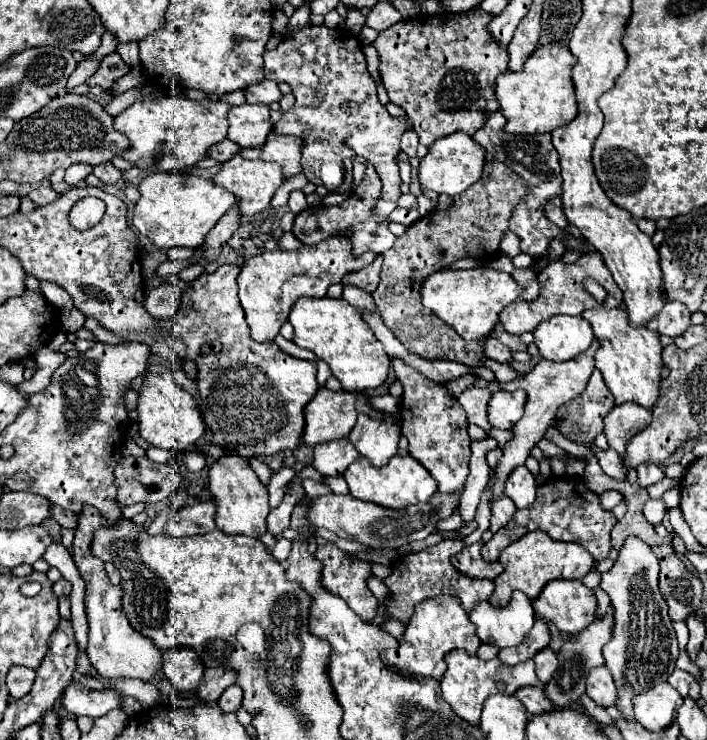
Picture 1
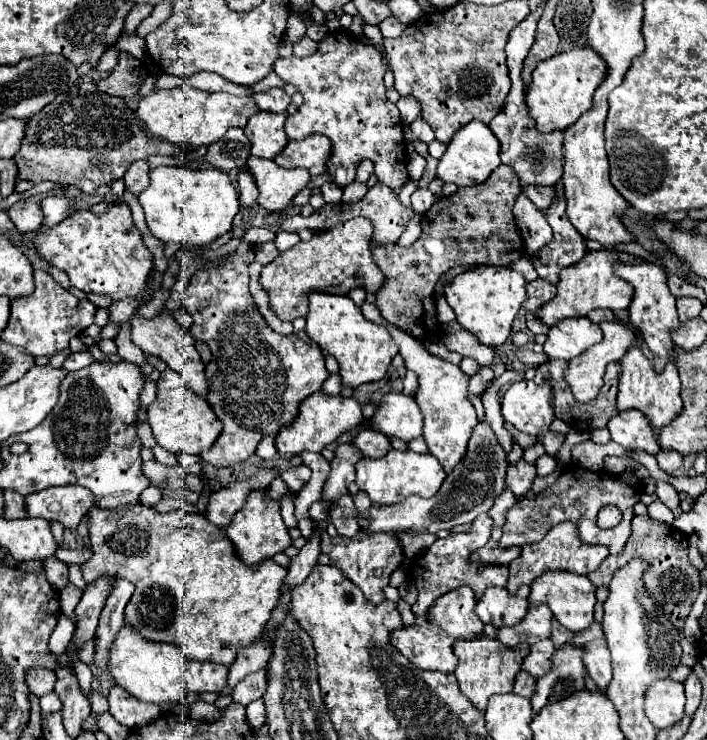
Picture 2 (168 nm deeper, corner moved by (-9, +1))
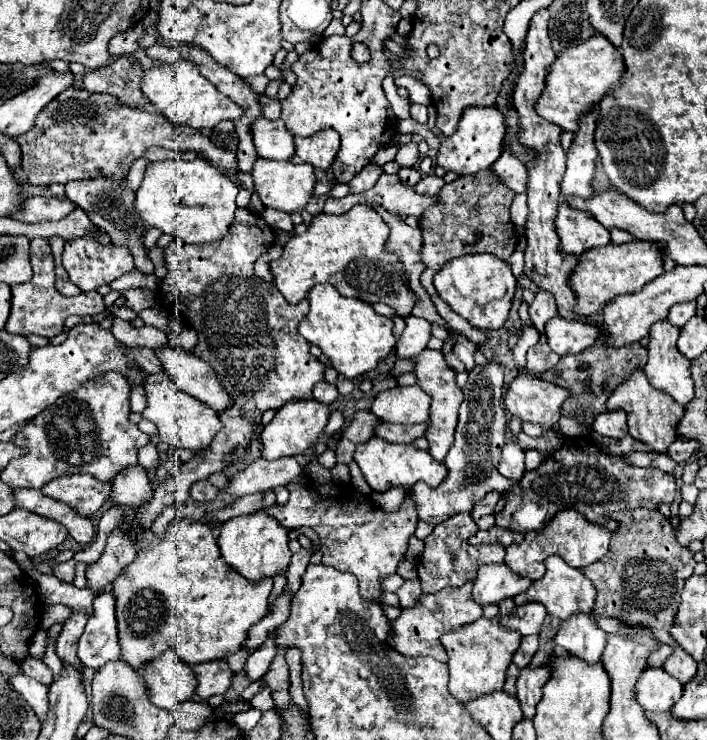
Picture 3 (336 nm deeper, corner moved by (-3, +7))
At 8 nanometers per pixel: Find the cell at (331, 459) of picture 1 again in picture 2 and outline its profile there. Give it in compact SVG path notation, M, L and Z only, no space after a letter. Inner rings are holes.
M360 428L352 442L362 450L366 458L382 458L386 452L394 448L384 434L378 434L376 430L370 430L370 428Z

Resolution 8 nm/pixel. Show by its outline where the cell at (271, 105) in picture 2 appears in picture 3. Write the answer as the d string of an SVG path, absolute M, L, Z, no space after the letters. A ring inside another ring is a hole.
M266 94L260 96L260 106L262 106L262 116L268 120L280 118L280 102L276 98L270 98Z

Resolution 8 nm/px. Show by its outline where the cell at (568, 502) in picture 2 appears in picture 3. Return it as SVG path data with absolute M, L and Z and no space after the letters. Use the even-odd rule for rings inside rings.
M584 438L584 444L568 444L546 458L536 470L526 472L518 486L506 492L506 504L496 514L496 524L512 532L538 532L542 530L556 512L564 508L574 508L584 514L592 524L600 524L610 532L616 532L618 522L608 522L608 514L628 508L644 506L656 508L658 502L670 504L676 494L674 474L662 472L658 468L632 468L622 456L606 454L598 450L594 442Z

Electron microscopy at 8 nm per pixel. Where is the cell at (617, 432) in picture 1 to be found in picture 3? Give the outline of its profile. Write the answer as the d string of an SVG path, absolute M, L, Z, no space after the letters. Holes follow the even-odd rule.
M608 410L604 414L598 414L592 426L600 436L608 436L608 438L622 438L628 434L628 424L626 424L626 416L620 410Z

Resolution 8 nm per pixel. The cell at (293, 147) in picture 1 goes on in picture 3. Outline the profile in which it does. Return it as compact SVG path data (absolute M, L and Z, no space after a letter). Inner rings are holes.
M322 130L308 138L296 136L294 144L296 144L296 152L290 158L292 162L306 162L306 164L312 164L314 168L328 170L338 152L340 136L334 130Z

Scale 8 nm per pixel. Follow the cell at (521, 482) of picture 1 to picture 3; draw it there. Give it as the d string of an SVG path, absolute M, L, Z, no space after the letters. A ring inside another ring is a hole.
M510 442L504 446L498 472L510 480L520 480L524 476L526 472L524 470L524 450L516 442Z

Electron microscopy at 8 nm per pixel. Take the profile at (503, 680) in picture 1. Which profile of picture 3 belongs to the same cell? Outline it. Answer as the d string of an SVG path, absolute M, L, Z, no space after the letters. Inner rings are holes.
M480 618L472 624L460 626L440 636L440 642L448 654L448 666L450 666L448 690L452 692L452 696L458 702L468 702L486 692L500 690L504 686L506 668L510 666L514 652L520 648L520 640L522 634L502 628L498 618Z

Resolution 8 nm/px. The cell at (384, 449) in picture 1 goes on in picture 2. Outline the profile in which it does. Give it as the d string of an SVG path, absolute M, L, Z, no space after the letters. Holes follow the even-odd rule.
M390 392L382 396L370 428L400 438L402 442L410 442L422 434L422 412L414 396Z

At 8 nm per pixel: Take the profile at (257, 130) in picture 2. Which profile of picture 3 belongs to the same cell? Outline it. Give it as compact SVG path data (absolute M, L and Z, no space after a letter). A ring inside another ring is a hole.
M256 120L252 124L252 140L260 158L288 160L294 154L294 136L288 132L284 120Z

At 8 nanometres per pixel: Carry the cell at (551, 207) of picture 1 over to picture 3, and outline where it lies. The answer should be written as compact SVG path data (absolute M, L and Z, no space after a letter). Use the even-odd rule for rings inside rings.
M506 150L502 152L502 156L496 160L496 164L492 164L492 170L502 176L504 184L520 194L528 192L528 170L522 162L518 162L514 156L510 156Z

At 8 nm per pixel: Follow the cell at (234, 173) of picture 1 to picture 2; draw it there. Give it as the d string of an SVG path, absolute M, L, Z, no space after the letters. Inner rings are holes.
M248 158L248 170L254 174L254 180L260 188L260 206L268 212L284 212L290 208L292 198L308 186L310 174L302 168L286 170L274 160Z

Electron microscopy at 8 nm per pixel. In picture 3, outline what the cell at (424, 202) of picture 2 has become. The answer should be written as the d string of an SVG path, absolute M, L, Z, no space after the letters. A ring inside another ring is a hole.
M424 174L420 178L420 182L414 186L414 190L418 194L424 194L424 196L436 196L436 192L444 186L444 180L434 176L434 174Z

